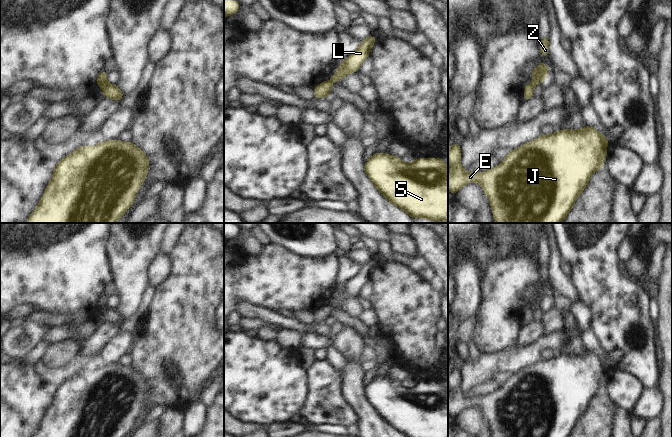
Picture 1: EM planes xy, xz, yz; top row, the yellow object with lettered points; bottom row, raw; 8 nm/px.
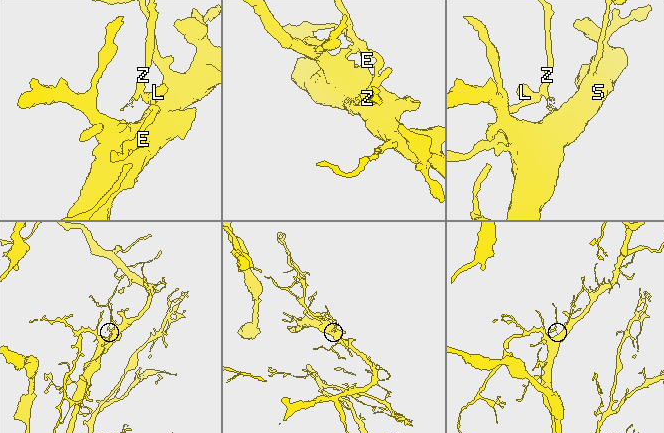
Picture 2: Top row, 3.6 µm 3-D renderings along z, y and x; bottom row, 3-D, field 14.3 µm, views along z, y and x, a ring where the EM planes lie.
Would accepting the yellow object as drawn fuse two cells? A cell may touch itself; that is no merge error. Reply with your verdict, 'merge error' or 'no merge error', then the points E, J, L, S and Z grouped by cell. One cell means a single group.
merge error; E J L S / Z

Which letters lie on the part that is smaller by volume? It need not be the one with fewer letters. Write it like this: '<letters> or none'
Z

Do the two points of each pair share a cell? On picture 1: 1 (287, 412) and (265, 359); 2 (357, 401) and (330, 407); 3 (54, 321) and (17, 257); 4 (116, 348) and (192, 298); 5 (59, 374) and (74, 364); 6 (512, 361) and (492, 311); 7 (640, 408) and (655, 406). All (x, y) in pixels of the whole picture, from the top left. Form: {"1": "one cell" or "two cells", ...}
{"1": "one cell", "2": "two cells", "3": "two cells", "4": "two cells", "5": "one cell", "6": "two cells", "7": "one cell"}

